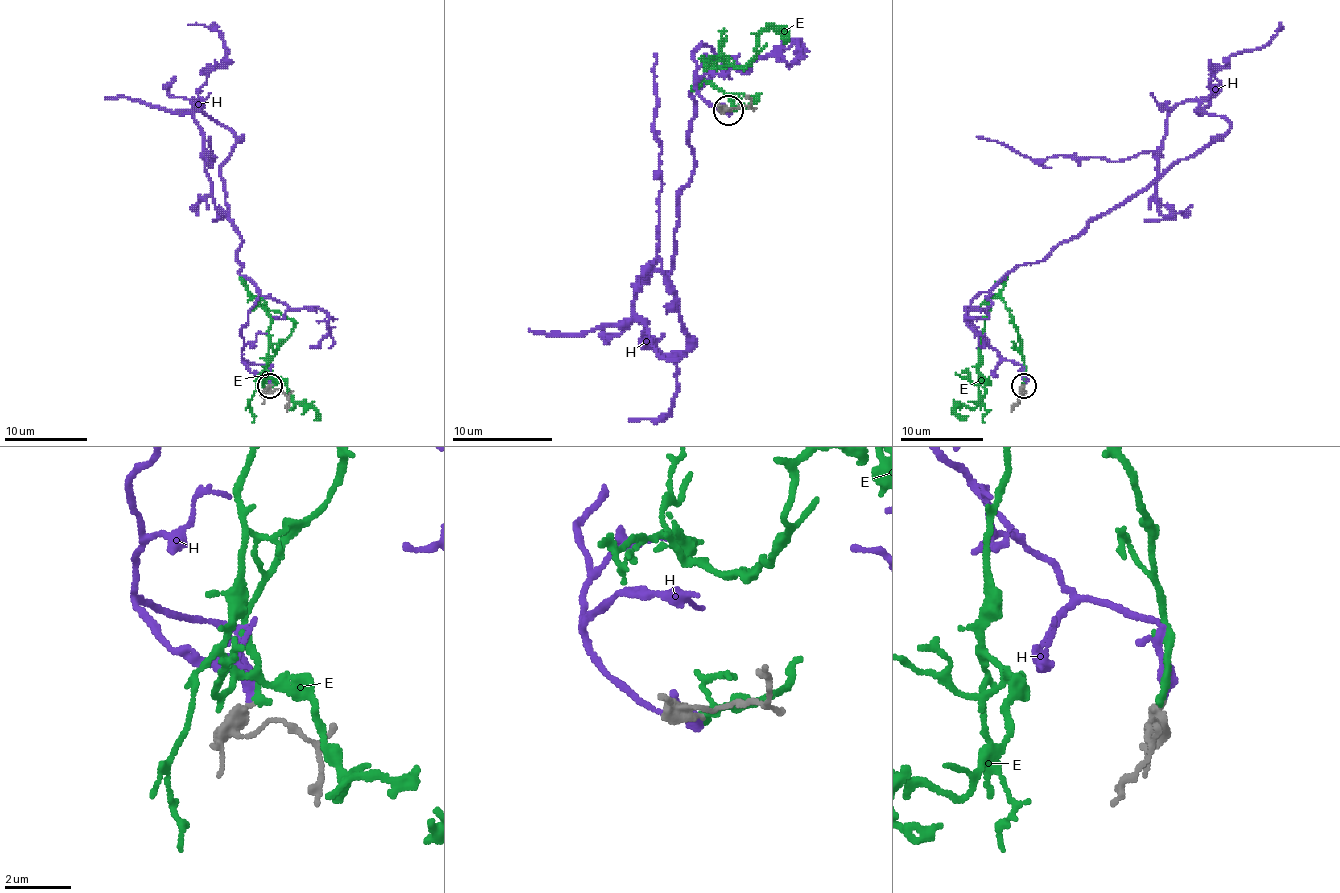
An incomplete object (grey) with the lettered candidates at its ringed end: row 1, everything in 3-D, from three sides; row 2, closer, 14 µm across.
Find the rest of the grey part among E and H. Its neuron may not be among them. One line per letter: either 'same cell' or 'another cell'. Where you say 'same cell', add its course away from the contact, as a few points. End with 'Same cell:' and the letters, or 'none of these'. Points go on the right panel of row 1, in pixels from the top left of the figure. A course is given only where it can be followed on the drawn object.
E: another cell
H: same cell; it runs (1024, 385), (970, 302), (1229, 124), (1181, 101), (1154, 150), (1117, 161), (1030, 159), (976, 136)
Same cell: H

